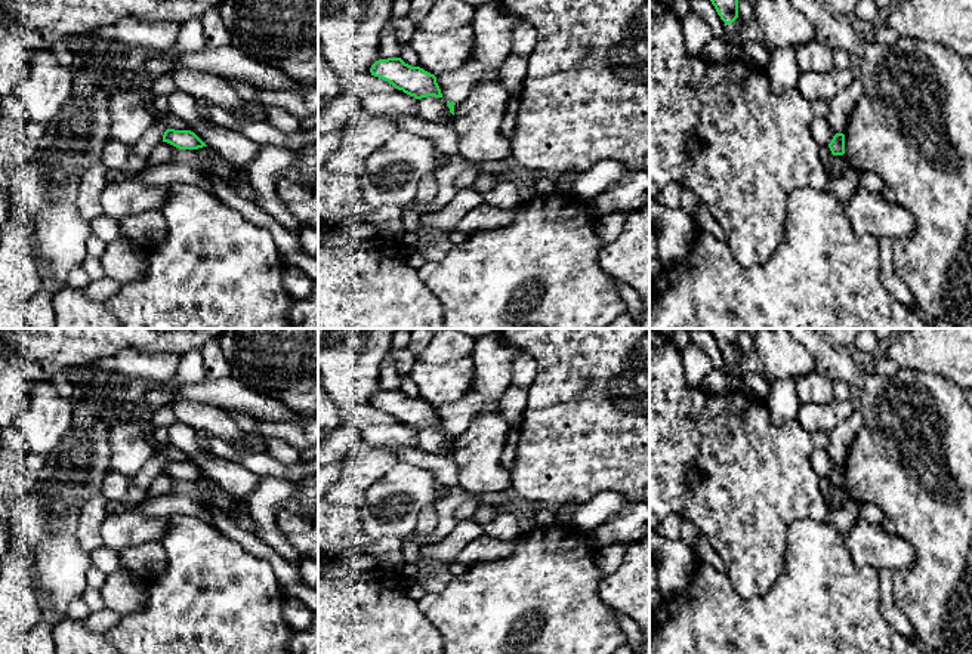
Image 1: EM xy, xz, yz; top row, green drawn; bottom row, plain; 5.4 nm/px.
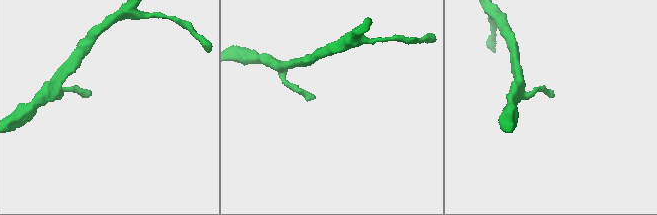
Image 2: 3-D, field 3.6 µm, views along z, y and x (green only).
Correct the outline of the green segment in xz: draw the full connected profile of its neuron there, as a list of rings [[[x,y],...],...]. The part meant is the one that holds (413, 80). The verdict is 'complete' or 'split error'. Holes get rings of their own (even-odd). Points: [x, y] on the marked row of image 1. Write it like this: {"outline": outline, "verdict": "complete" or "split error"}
{"outline": [[[401,58],[379,59],[371,65],[370,73],[416,99],[442,98],[433,74],[420,67],[411,67]]], "verdict": "complete"}

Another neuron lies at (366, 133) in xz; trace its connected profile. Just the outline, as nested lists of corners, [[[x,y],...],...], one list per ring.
[[[361,112],[342,130],[342,148],[351,155],[367,160],[401,129],[391,117]]]

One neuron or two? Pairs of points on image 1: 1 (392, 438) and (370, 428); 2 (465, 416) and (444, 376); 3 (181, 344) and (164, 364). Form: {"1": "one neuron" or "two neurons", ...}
{"1": "one neuron", "2": "two neurons", "3": "two neurons"}

